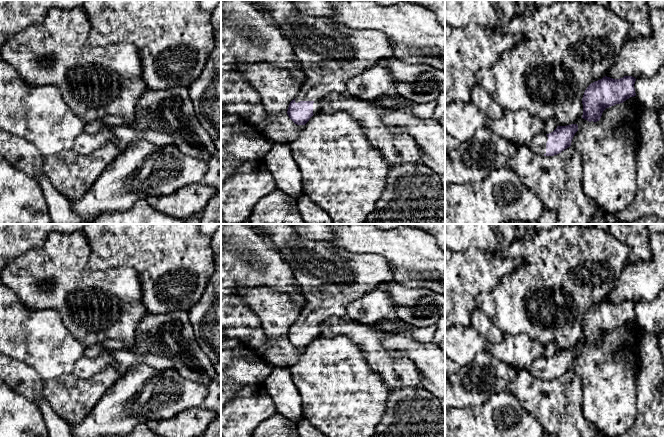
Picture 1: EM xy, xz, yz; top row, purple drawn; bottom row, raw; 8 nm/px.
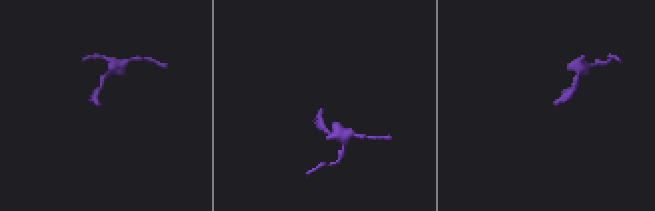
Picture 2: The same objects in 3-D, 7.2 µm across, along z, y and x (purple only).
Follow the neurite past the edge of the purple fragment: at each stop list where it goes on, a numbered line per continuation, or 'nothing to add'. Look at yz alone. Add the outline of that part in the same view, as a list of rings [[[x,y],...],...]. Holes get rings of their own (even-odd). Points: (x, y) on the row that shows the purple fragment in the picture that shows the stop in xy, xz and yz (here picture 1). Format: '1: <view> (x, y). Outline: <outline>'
1: yz (538, 144). Outline: [[[545,133],[536,135],[532,141],[528,144],[528,147],[534,153],[544,155],[546,154],[546,143],[548,141],[548,137]]]

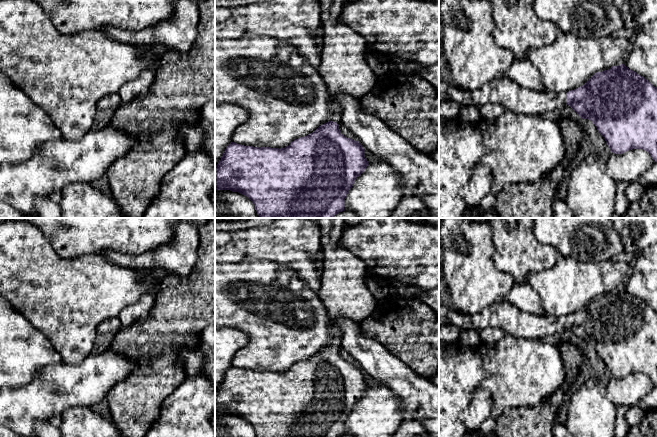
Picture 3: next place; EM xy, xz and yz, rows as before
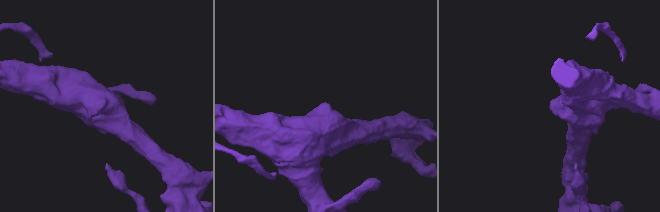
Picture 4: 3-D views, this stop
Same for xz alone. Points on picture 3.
1: xz (343, 67). Outline: [[[318,0],[321,8],[321,26],[324,34],[321,37],[322,52],[319,74],[323,78],[331,98],[331,110],[334,113],[331,121],[340,122],[342,107],[337,99],[340,92],[361,99],[379,80],[365,60],[364,54],[368,46],[364,37],[339,22],[339,16],[345,0]]]

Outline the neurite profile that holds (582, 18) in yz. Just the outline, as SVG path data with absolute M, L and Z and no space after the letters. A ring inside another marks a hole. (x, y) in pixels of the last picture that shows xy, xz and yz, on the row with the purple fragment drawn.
M533 0L536 15L578 38L609 37L624 27L614 0Z

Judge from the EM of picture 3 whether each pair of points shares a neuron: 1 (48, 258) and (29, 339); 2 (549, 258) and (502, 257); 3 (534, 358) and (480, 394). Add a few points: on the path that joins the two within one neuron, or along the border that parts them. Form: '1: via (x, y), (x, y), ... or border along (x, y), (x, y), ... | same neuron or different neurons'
1: border along (15, 309), (49, 341) | different neurons
2: via (537, 257), (514, 257) | same neuron
3: border along (480, 386), (488, 392), (492, 401), (491, 413) | different neurons

